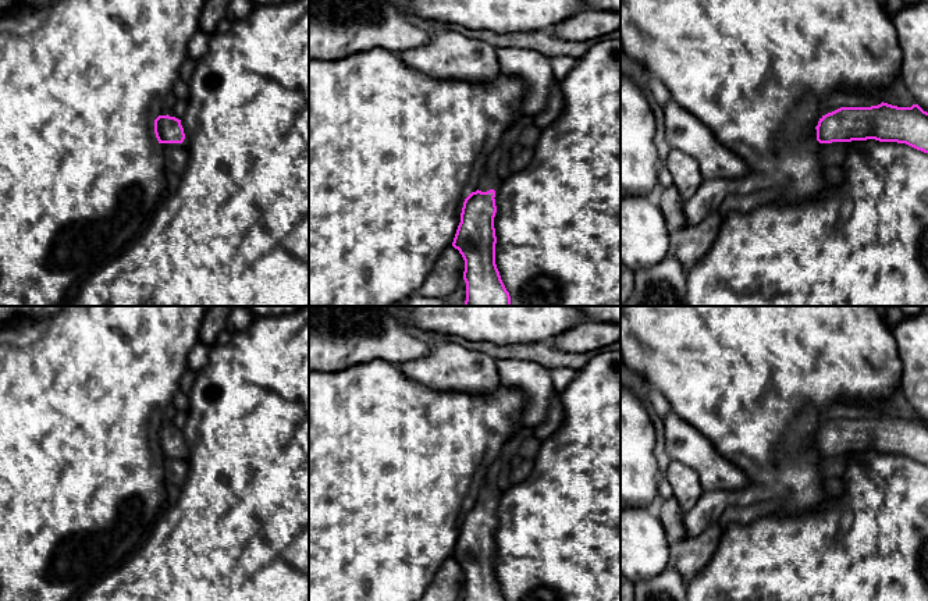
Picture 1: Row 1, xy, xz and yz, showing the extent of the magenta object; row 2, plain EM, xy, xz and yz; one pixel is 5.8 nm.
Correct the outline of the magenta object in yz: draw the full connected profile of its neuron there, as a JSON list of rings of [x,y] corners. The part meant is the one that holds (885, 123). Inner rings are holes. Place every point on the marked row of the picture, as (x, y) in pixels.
[[[881,103],[871,107],[840,107],[822,115],[817,127],[801,127],[789,136],[789,147],[801,150],[814,142],[851,142],[875,139],[906,143],[928,153],[928,113],[918,104],[897,107]]]

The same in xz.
[[[480,167],[477,191],[469,193],[463,202],[461,223],[452,242],[465,260],[465,306],[512,306],[495,264],[494,186],[499,177],[501,174]]]

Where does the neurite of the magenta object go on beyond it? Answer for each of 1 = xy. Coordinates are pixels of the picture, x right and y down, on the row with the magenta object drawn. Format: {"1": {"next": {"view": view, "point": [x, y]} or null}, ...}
{"1": {"next": null}}

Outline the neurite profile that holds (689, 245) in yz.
[[[712,210],[700,224],[669,234],[669,252],[680,262],[685,273],[690,271],[710,250],[722,218]]]

